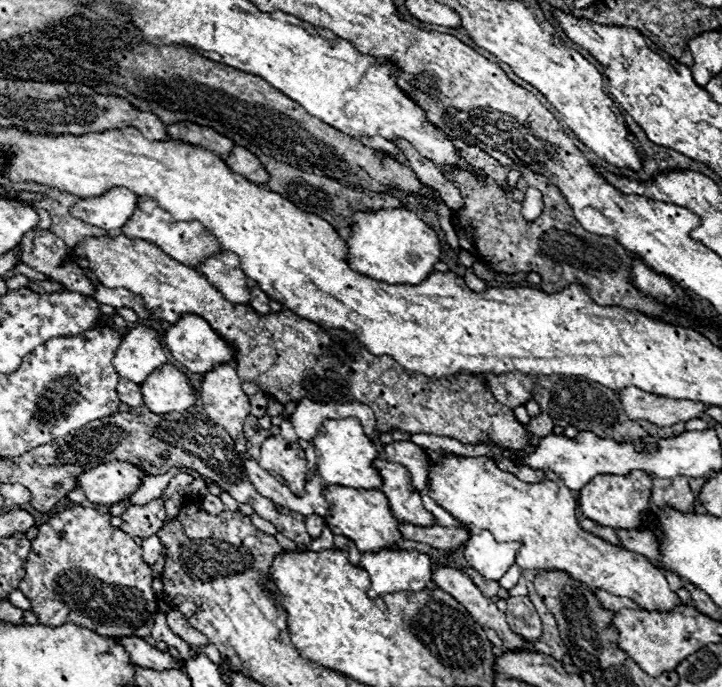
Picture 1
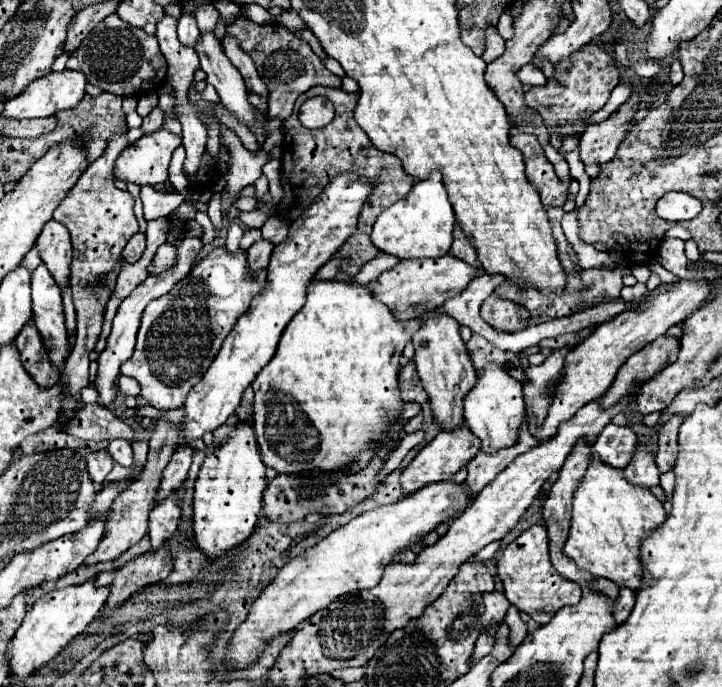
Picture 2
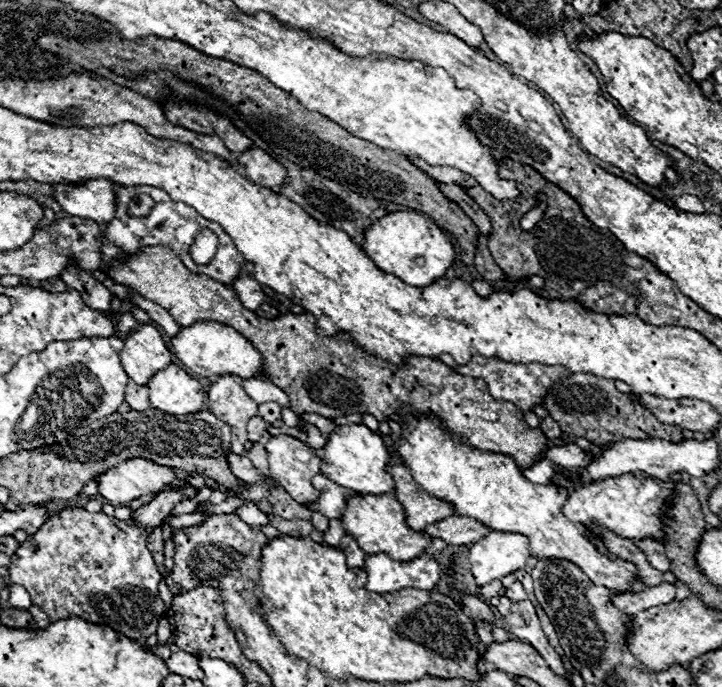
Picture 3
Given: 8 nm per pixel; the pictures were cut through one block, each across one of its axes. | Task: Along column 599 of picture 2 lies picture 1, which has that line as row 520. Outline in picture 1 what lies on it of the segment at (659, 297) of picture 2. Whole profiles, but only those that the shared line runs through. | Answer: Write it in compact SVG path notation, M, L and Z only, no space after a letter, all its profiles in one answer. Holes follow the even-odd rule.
M328 486L324 494L326 494L326 500L332 504L332 510L324 520L334 534L350 538L360 552L378 552L382 548L398 550L398 544L402 542L400 530L398 530L400 522L394 518L388 498L382 494L382 491Z

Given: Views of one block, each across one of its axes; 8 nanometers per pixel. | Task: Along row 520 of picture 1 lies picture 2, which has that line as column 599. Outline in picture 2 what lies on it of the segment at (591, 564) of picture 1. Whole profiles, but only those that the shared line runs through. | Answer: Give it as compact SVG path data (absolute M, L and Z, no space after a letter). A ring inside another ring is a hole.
M594 456L584 480L580 482L576 494L574 494L574 510L572 510L572 528L568 542L564 546L564 556L574 560L578 568L590 572L594 578L608 578L616 582L620 588L640 590L642 578L644 578L644 566L640 560L640 546L642 540L654 532L654 528L660 528L666 522L666 510L662 502L646 488L632 486L624 476L622 470L616 470L604 462L600 462L598 456Z

